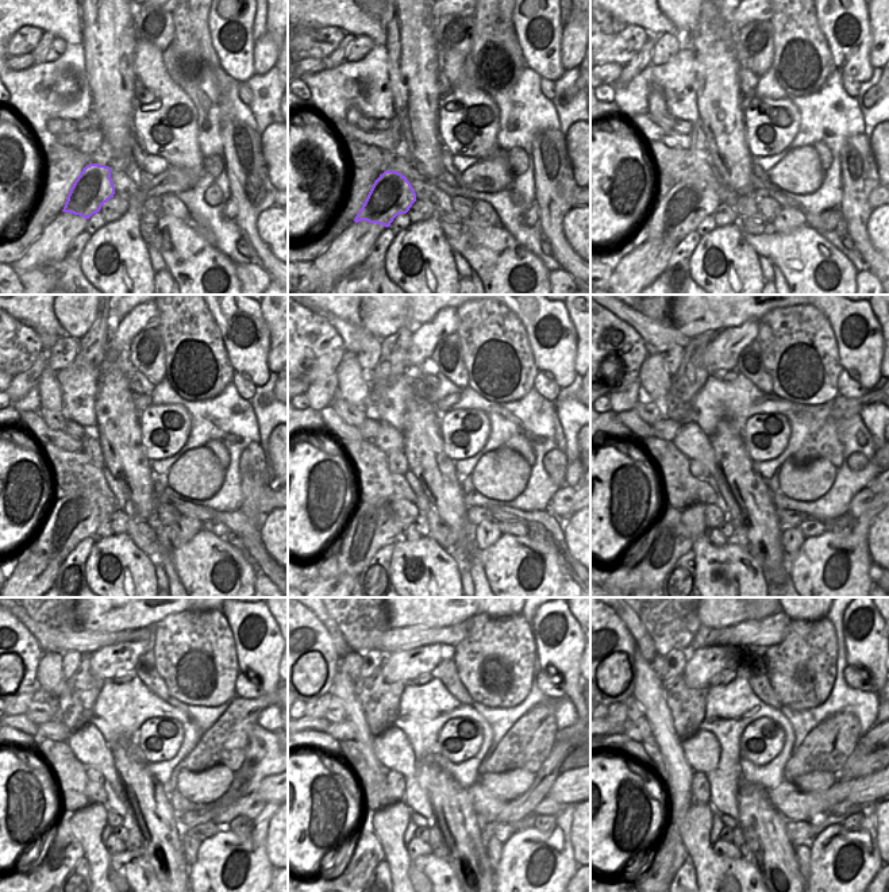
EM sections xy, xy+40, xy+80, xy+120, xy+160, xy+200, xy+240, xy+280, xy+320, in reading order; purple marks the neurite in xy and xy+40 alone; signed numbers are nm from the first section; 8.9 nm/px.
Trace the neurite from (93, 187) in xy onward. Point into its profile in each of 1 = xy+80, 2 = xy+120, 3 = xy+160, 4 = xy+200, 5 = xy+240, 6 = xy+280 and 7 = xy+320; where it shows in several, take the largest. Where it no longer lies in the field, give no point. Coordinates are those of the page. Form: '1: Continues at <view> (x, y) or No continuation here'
1: Continues at xy+80 (672, 218)
2: Continues at xy+120 (73, 518)
3: Continues at xy+160 (374, 525)
4: Continues at xy+200 (669, 539)
5: Continues at xy+240 (62, 850)
6: Continues at xy+280 (366, 852)
7: Continues at xy+320 (670, 854).

